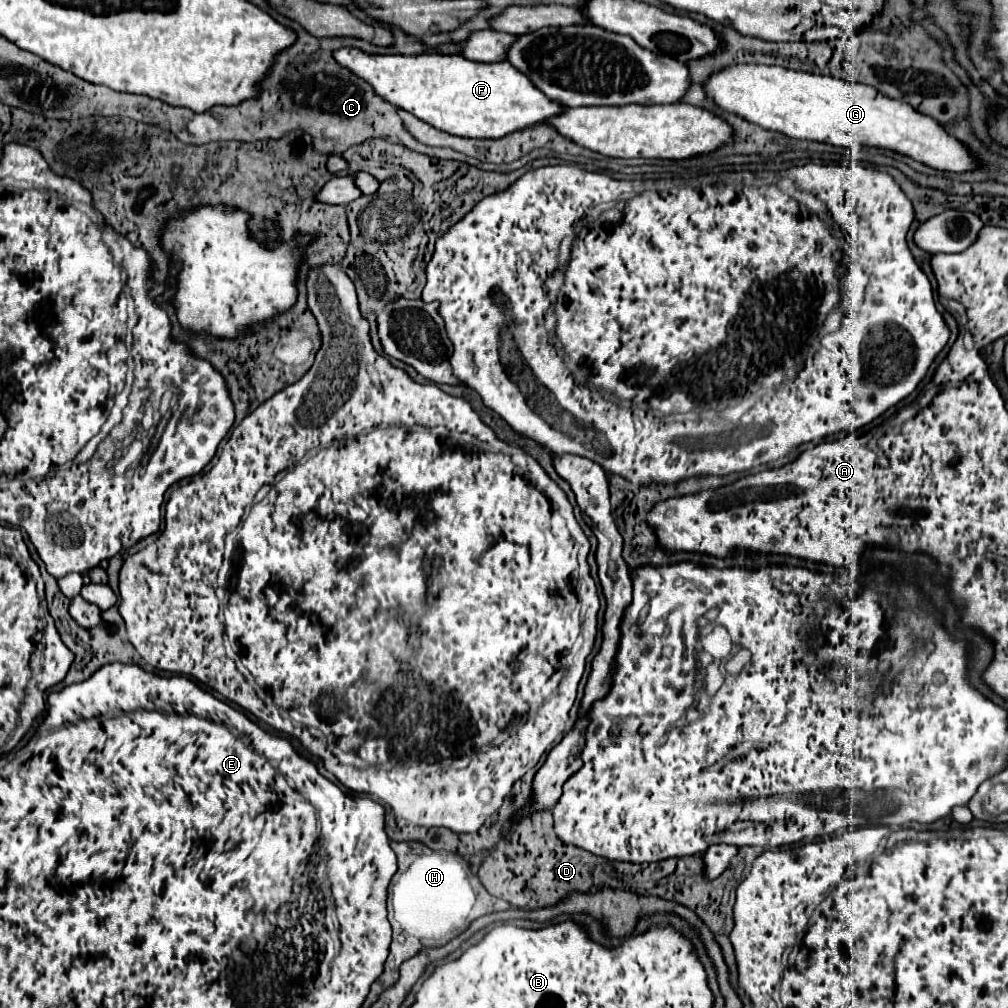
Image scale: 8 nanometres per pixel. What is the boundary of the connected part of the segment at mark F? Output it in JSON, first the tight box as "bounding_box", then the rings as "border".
{"bounding_box":[333,48,561,138],"border":[[[357,48],[333,52],[337,64],[371,84],[385,102],[411,112],[423,122],[463,138],[501,138],[531,124],[541,124],[561,112],[561,104],[549,100],[533,82],[503,62],[473,62],[461,54],[367,54]]]}

